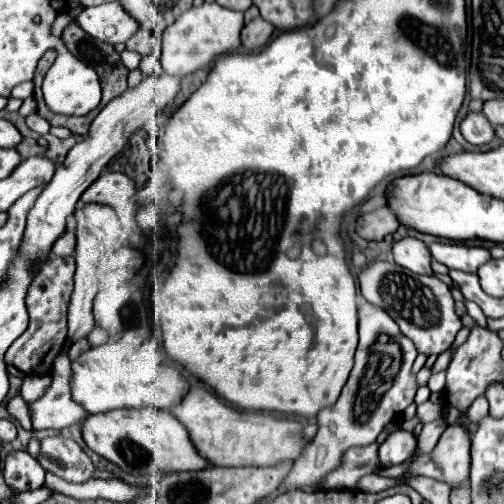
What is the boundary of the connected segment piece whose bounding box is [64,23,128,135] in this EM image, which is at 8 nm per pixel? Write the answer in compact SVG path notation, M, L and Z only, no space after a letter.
M70 23L66 29L66 33L74 31L72 39L74 39L74 55L78 59L82 59L86 65L90 65L100 81L102 81L102 101L98 105L96 111L78 117L78 133L74 135L86 135L88 133L88 125L92 121L92 117L114 97L118 97L120 93L124 93L124 89L128 87L128 69L122 65L120 61L120 53L116 53L116 49L110 43L104 41L96 41L94 37L88 37L76 23Z

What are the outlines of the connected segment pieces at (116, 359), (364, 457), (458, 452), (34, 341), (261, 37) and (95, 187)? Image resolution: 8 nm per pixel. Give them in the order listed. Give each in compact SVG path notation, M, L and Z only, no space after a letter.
M104 343L80 355L76 361L72 361L72 377L72 397L76 397L76 401L84 405L88 413L146 407L170 411L190 389L190 383L174 365L156 365L156 357L148 351L140 351L122 343Z
M372 443L368 447L352 447L344 453L342 465L326 473L314 487L336 491L356 489L358 479L374 473L374 467L378 467L378 443Z
M456 421L446 427L438 445L428 455L418 457L408 471L450 483L452 487L460 487L468 479L468 469L470 435L468 429Z
M56 257L48 261L48 265L34 277L34 281L28 287L26 293L26 309L30 315L28 329L8 347L4 355L6 365L14 365L16 369L22 367L22 373L34 375L46 373L52 369L54 359L60 355L60 351L66 345L66 315L68 315L68 305L70 297L74 291L74 257Z
M254 17L242 29L242 45L248 51L256 51L256 49L260 49L270 39L272 31L274 31L274 25L272 23L264 21L262 17Z
M102 171L102 175L84 191L80 197L82 203L102 203L116 205L130 201L134 197L134 183L124 173Z

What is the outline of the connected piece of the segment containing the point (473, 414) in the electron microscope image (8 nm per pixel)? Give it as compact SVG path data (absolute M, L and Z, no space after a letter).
M479 396L474 400L474 403L468 407L467 417L474 423L480 417L484 417L484 413L488 413L488 401L484 396Z

